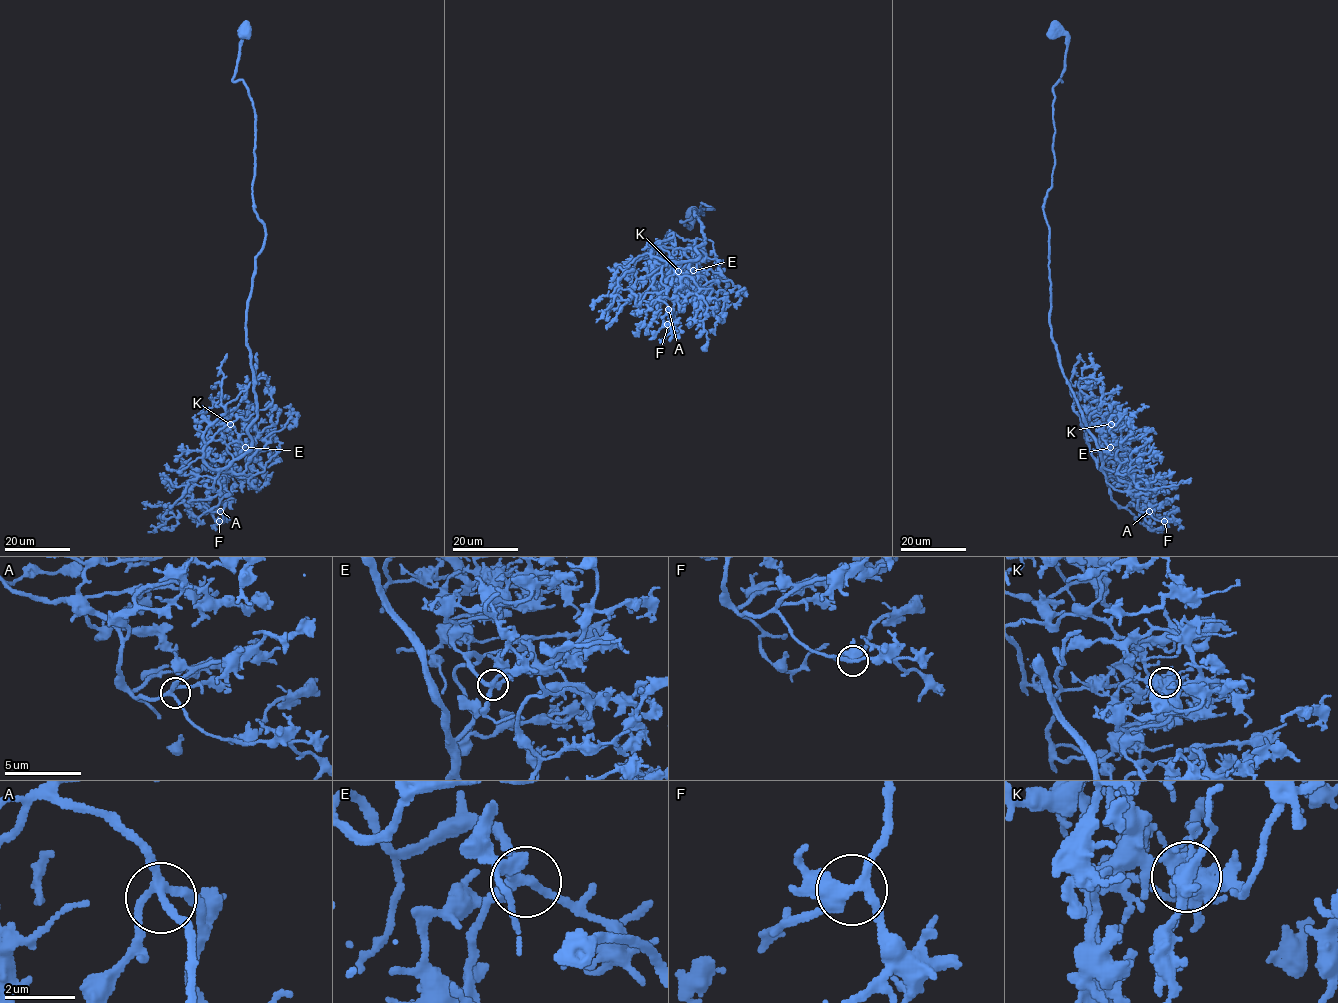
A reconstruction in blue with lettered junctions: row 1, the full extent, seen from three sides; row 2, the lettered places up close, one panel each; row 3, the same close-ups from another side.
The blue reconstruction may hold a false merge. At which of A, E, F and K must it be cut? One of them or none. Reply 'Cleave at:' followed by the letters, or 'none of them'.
Cleave at: K

